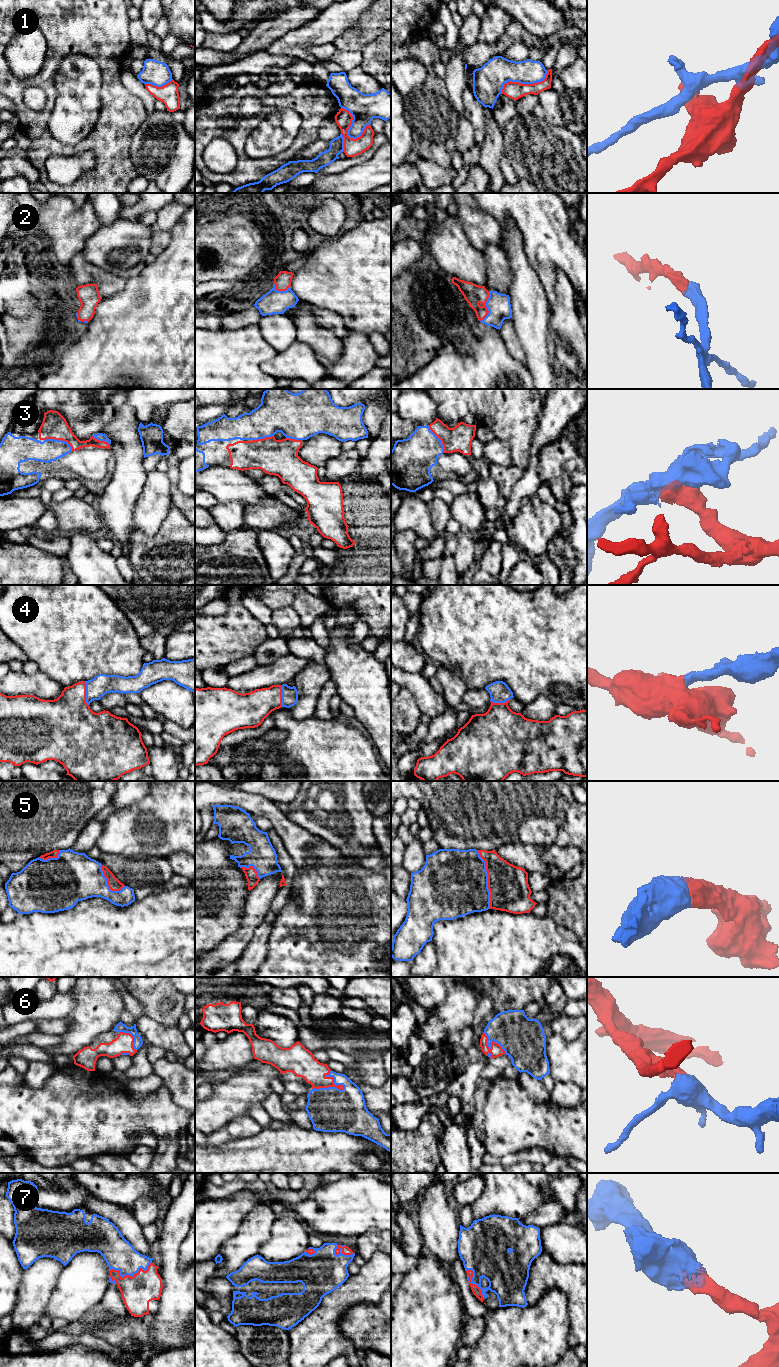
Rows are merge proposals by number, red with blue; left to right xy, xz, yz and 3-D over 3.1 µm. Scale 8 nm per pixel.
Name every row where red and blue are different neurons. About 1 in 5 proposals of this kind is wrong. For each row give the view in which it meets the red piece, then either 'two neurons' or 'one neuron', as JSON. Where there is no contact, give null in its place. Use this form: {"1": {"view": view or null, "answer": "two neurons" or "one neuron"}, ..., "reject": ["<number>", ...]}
{"1": {"view": "yz", "answer": "two neurons"}, "2": {"view": "yz", "answer": "one neuron"}, "3": {"view": "xy", "answer": "one neuron"}, "4": {"view": "xy", "answer": "one neuron"}, "5": {"view": "yz", "answer": "one neuron"}, "6": {"view": "xz", "answer": "one neuron"}, "7": {"view": "xy", "answer": "one neuron"}, "reject": ["1"]}

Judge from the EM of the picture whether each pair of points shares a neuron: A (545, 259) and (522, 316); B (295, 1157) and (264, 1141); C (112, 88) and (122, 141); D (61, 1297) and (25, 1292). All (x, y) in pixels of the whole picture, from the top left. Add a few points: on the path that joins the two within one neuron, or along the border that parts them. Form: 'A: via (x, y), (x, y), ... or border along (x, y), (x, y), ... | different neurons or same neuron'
A: border along (526, 257), (530, 266), (535, 271), (547, 299) | different neurons
B: via (287, 1157), (280, 1157), (272, 1149) | same neuron
C: via (117, 101), (119, 106), (119, 128) | same neuron
D: border along (60, 1273), (44, 1314) | different neurons

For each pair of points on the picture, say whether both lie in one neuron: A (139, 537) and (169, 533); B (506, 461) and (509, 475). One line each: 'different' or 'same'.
A: same
B: different

